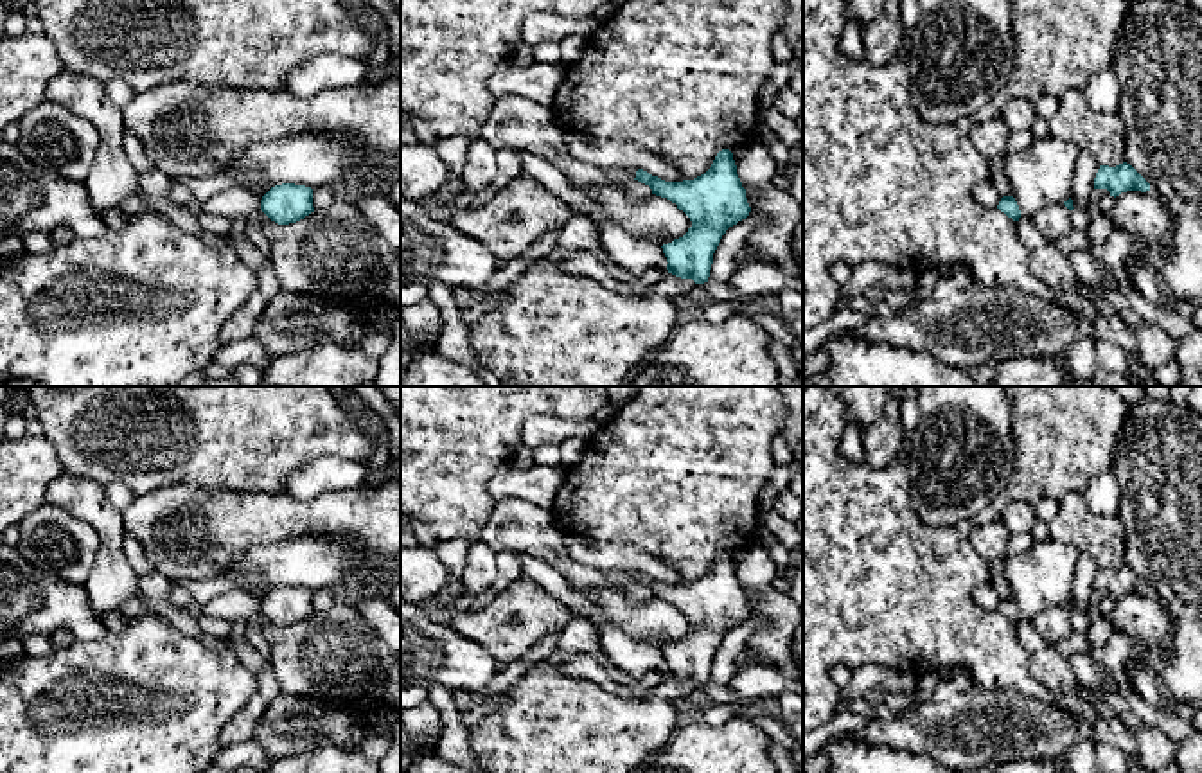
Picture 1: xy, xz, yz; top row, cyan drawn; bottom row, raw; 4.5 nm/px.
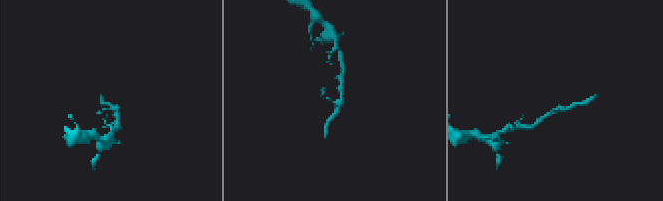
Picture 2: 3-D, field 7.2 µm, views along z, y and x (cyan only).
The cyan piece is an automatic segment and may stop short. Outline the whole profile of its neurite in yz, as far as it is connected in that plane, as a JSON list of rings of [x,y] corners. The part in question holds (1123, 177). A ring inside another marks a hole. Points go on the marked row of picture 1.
[[[1123,162],[1116,167],[1100,165],[1094,189],[1107,189],[1116,198],[1127,191],[1146,192],[1150,183],[1130,164]]]

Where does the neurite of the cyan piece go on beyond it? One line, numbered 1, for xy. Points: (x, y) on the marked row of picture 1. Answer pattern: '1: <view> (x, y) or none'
1: none

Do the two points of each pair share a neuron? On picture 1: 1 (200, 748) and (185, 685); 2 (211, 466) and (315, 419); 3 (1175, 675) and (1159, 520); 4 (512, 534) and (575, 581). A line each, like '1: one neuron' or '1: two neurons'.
1: one neuron
2: one neuron
3: one neuron
4: one neuron

